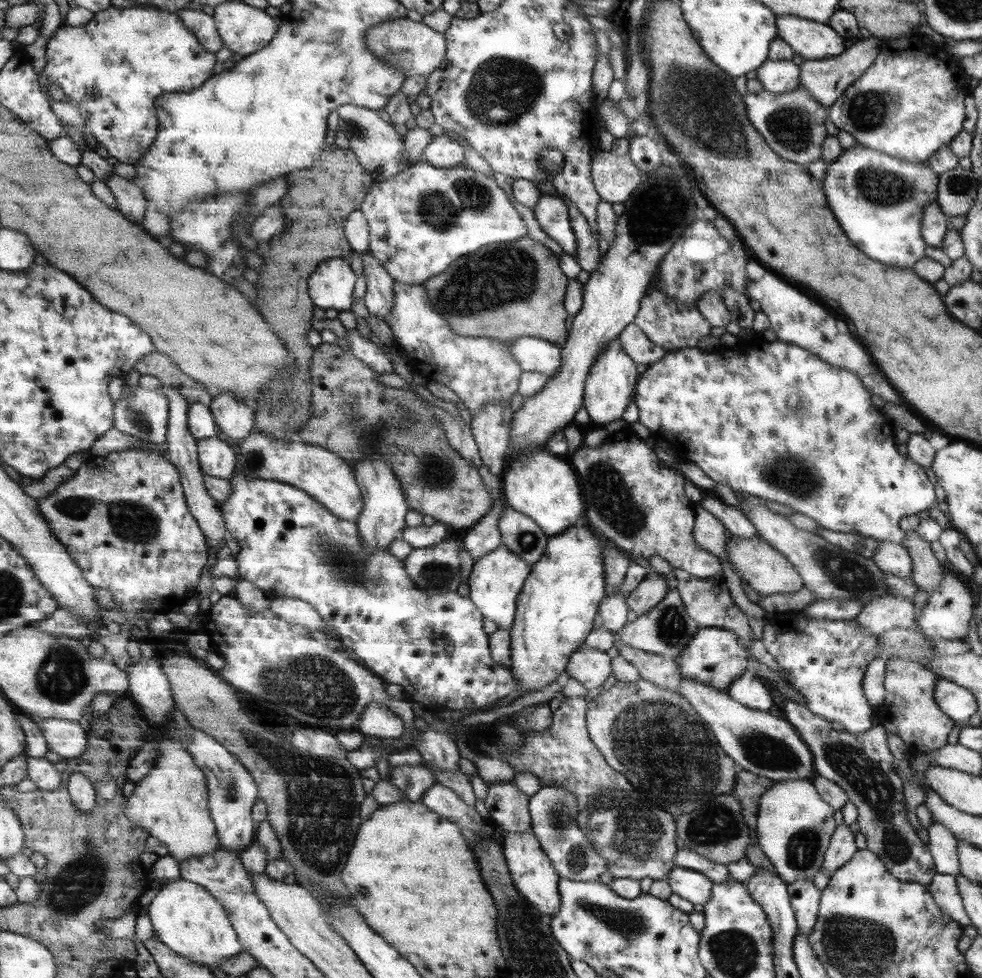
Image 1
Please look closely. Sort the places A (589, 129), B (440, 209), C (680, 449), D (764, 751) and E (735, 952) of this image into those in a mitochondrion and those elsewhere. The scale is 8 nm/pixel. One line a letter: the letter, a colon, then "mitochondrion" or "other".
A: other
B: mitochondrion
C: other
D: mitochondrion
E: mitochondrion

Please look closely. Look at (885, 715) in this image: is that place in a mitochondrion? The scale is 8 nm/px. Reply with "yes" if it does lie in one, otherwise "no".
no

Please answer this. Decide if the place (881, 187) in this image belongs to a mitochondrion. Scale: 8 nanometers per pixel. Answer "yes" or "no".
yes

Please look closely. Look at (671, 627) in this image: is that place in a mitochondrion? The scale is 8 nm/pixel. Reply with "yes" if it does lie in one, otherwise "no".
yes

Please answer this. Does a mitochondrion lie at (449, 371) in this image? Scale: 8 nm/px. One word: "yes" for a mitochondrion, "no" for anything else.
no

